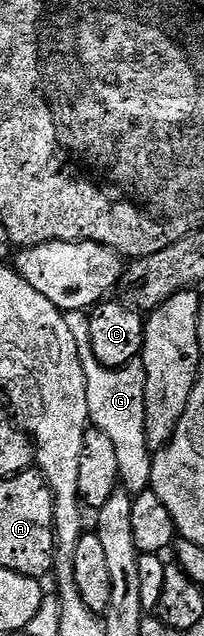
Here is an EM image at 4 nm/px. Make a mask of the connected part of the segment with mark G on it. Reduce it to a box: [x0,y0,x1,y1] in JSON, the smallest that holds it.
[69,322,154,496]

